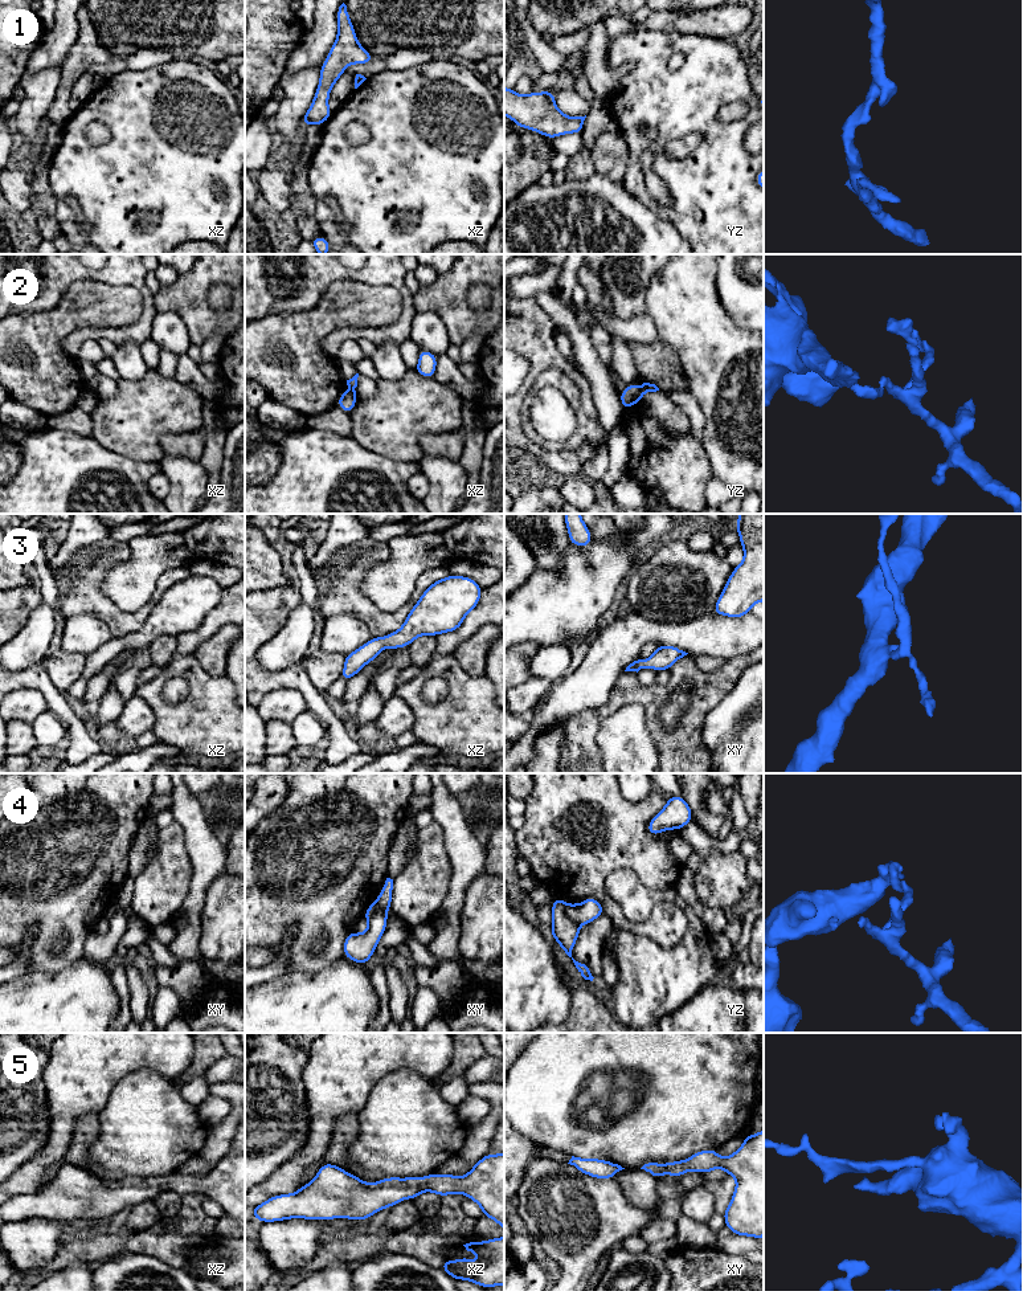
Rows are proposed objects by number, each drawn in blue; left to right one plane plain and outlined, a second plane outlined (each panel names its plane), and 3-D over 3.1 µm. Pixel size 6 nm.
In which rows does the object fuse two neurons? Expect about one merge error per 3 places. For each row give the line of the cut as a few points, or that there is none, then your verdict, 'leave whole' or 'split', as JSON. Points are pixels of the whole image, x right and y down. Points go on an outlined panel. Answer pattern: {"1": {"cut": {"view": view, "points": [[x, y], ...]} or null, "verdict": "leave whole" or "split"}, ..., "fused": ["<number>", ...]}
{"1": {"cut": null, "verdict": "leave whole"}, "2": {"cut": {"view": "yz", "points": [[641, 387], [643, 392]]}, "verdict": "split"}, "3": {"cut": null, "verdict": "leave whole"}, "4": {"cut": {"view": "yz", "points": [[567, 905], [565, 914], [578, 927]]}, "verdict": "split"}, "5": {"cut": null, "verdict": "leave whole"}, "fused": ["2", "4"]}

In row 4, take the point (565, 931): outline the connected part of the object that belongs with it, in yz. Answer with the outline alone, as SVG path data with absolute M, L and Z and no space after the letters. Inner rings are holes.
M553 898L552 928L549 932L553 935L553 939L561 945L561 949L573 960L581 976L585 980L593 981L594 977L592 976L589 968L572 957L572 949L577 941L580 927L568 918L565 912L566 906L566 902L558 898Z

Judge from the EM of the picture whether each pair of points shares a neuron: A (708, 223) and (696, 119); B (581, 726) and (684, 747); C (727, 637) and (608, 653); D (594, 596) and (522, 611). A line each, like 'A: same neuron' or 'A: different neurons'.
A: same neuron
B: same neuron
C: same neuron
D: same neuron

